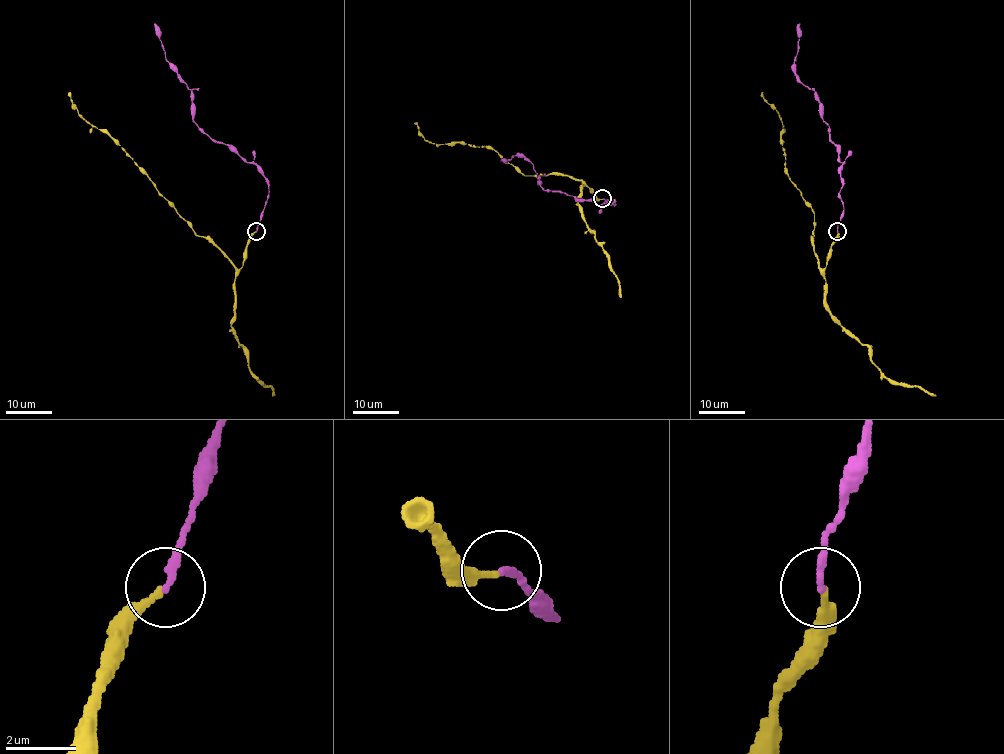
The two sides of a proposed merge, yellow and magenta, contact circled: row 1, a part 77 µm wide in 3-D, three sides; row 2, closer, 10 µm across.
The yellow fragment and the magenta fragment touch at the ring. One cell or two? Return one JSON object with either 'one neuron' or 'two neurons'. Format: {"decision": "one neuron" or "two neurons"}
{"decision": "one neuron"}

